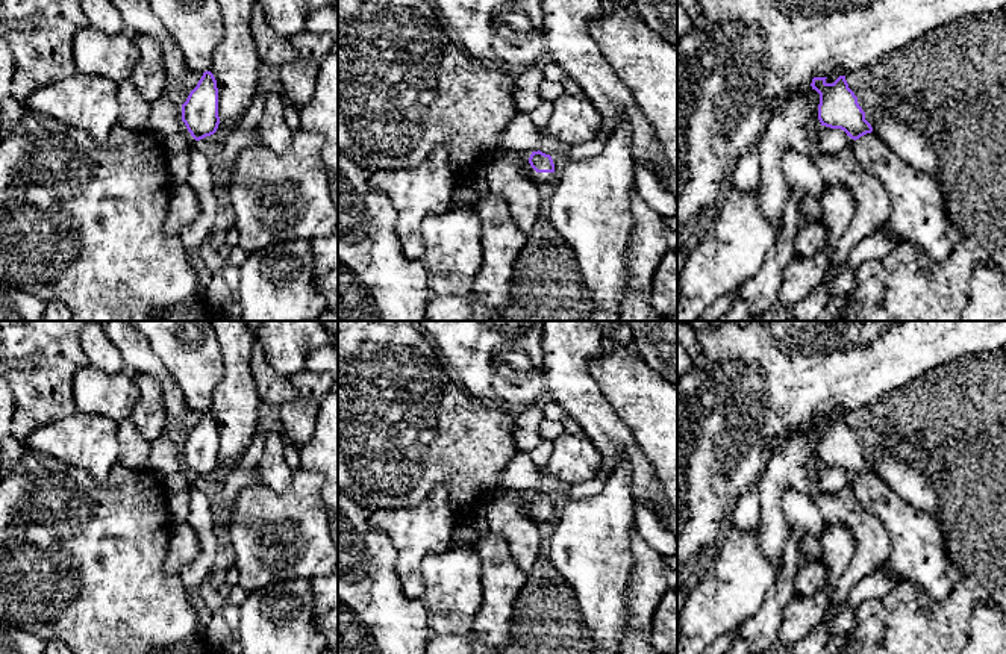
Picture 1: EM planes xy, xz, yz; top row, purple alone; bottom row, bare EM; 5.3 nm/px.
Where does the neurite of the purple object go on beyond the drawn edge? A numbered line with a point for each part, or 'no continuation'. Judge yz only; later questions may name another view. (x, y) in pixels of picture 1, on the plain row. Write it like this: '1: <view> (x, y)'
1: yz (918, 553)

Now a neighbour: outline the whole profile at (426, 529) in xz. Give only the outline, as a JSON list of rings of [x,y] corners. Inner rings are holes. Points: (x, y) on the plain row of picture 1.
[[[436,486],[420,504],[371,512],[370,522],[383,531],[397,551],[395,571],[409,598],[424,598],[421,563],[427,556],[447,550],[458,524],[448,490]]]

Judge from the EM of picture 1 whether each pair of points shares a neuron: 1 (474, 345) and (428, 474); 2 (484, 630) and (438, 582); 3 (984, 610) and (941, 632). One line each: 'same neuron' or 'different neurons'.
1: different neurons
2: different neurons
3: different neurons

